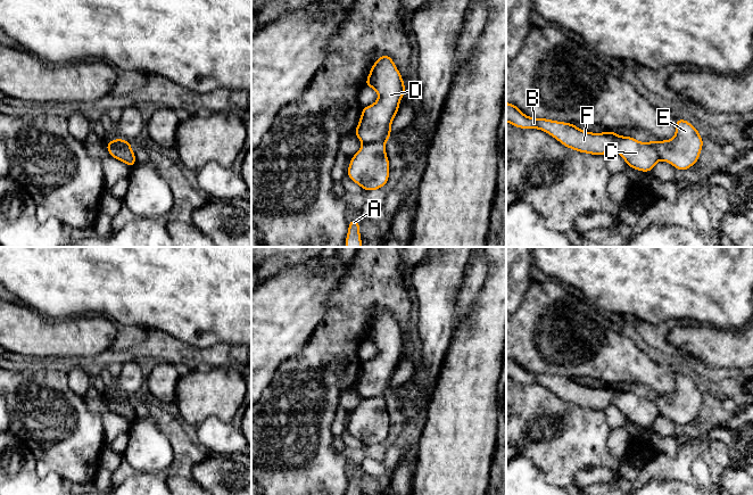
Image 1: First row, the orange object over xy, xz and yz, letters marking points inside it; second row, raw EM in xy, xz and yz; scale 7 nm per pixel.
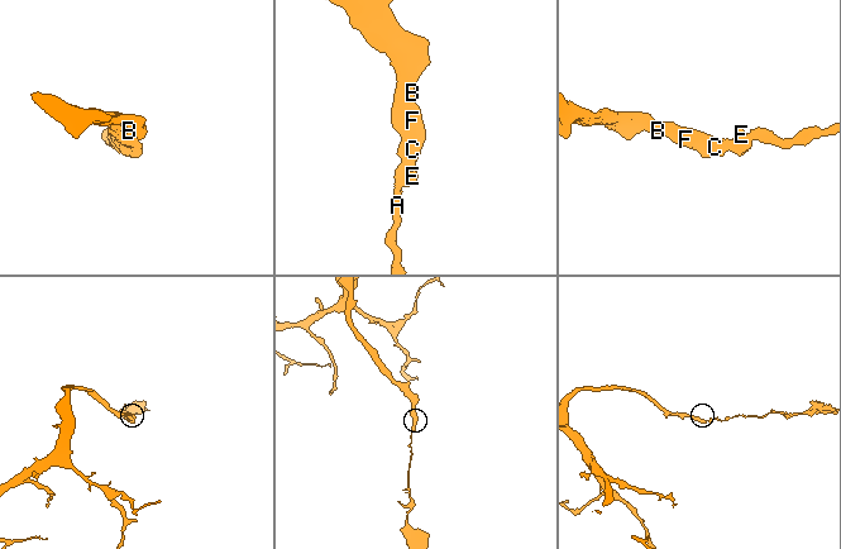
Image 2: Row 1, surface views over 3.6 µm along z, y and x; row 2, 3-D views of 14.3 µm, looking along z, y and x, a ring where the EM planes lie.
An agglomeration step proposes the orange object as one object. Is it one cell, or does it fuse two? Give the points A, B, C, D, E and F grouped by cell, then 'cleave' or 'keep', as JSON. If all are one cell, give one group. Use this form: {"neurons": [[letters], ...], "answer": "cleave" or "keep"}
{"neurons": [["A", "E"], ["B", "C", "D", "F"]], "answer": "cleave"}

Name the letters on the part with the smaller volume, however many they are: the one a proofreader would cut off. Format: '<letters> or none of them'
A, E

